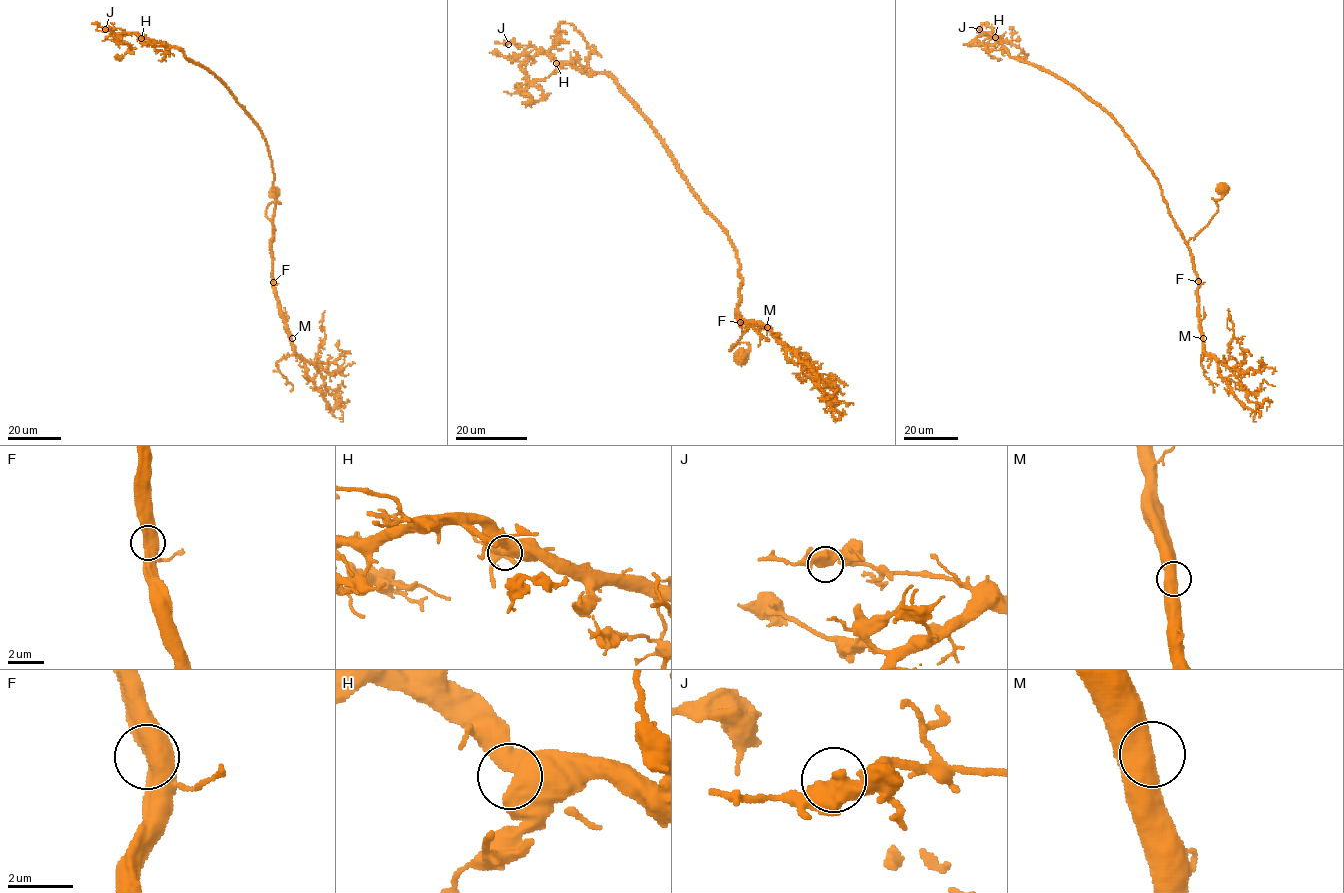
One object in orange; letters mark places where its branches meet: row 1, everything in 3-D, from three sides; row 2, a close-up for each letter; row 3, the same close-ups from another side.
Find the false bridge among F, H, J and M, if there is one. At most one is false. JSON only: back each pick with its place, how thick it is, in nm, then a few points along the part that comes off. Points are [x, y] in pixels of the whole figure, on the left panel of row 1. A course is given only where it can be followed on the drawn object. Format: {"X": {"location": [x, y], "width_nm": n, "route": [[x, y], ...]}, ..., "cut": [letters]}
{"cut": []}

